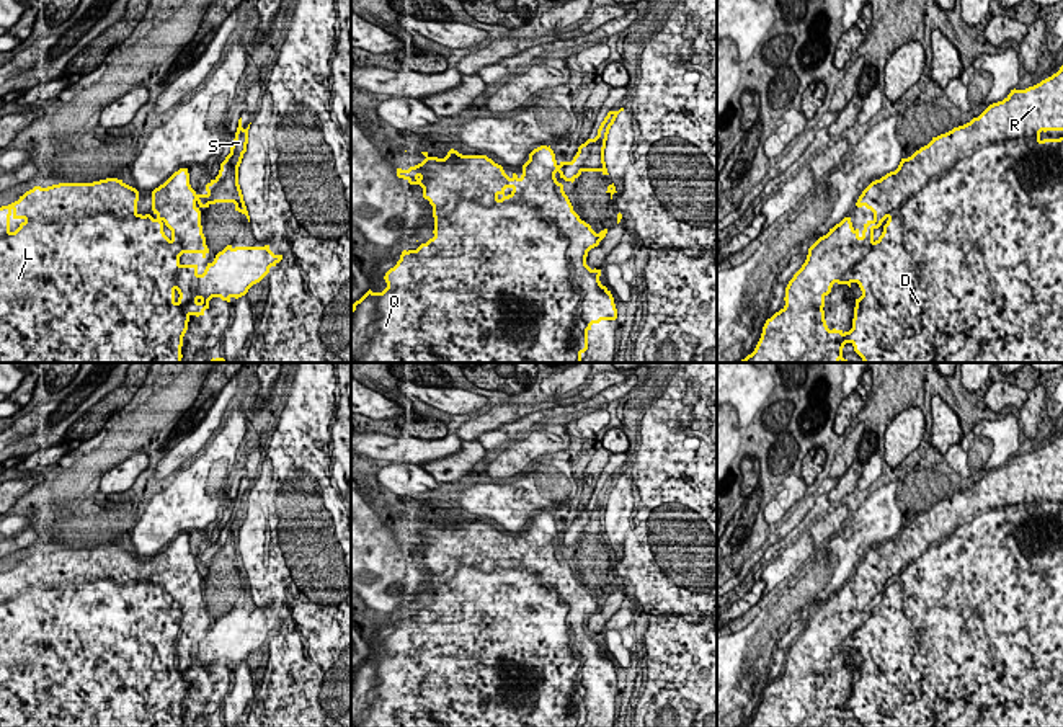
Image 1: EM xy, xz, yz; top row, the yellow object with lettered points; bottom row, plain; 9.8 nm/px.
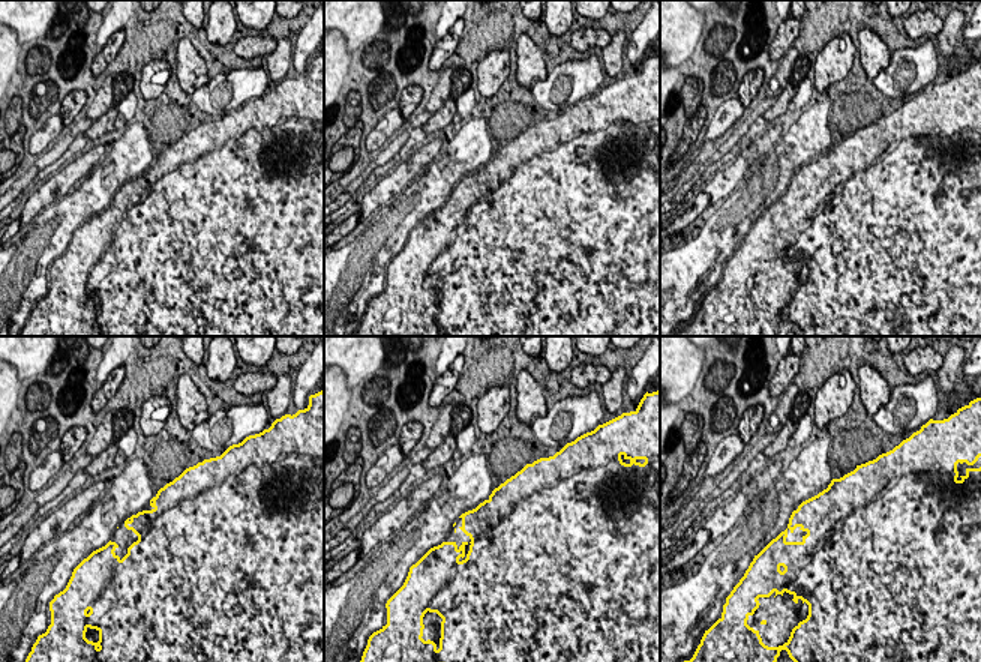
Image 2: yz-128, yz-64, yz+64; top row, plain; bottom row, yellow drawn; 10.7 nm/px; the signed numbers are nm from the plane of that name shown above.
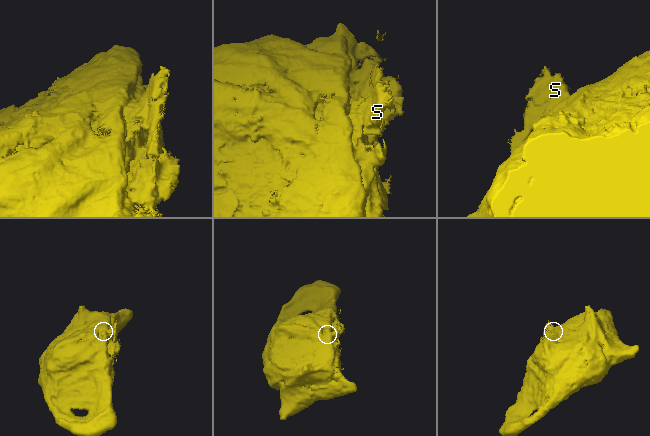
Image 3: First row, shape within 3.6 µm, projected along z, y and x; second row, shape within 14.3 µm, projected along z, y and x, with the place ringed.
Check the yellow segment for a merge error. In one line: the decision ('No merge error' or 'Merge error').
Merge error

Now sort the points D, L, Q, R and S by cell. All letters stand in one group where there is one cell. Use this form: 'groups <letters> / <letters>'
groups D L Q R / S

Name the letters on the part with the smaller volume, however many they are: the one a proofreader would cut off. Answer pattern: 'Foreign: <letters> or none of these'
Foreign: S

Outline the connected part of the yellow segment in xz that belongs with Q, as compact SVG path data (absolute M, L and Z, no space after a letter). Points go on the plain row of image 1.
M451 515L444 524L429 523L428 518L421 518L426 524L410 533L408 536L397 534L397 542L407 546L410 551L420 551L423 554L423 564L429 567L433 572L433 583L434 583L434 603L429 604L426 609L421 609L416 616L403 616L400 626L394 634L390 634L384 645L387 653L382 658L372 658L371 655L353 670L351 673L351 727L581 727L581 720L588 716L588 698L591 696L593 689L599 689L601 686L616 686L617 675L614 670L614 663L611 657L601 650L599 642L601 636L591 636L589 632L578 632L573 634L565 618L568 614L568 591L575 588L575 577L572 569L534 569L532 559L529 557L529 549L523 547L516 539L509 544L503 533L495 529L487 521L462 521L457 516Z

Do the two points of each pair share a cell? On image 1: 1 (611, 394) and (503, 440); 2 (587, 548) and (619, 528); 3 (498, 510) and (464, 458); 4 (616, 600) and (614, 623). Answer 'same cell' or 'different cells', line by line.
1: same cell
2: different cells
3: different cells
4: different cells

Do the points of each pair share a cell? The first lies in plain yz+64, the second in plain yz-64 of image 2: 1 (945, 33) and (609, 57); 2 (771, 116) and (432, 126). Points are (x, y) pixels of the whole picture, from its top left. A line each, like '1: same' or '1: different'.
1: same
2: same

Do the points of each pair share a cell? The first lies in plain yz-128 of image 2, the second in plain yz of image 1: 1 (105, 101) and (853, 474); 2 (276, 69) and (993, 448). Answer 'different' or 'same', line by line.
1: different
2: different

